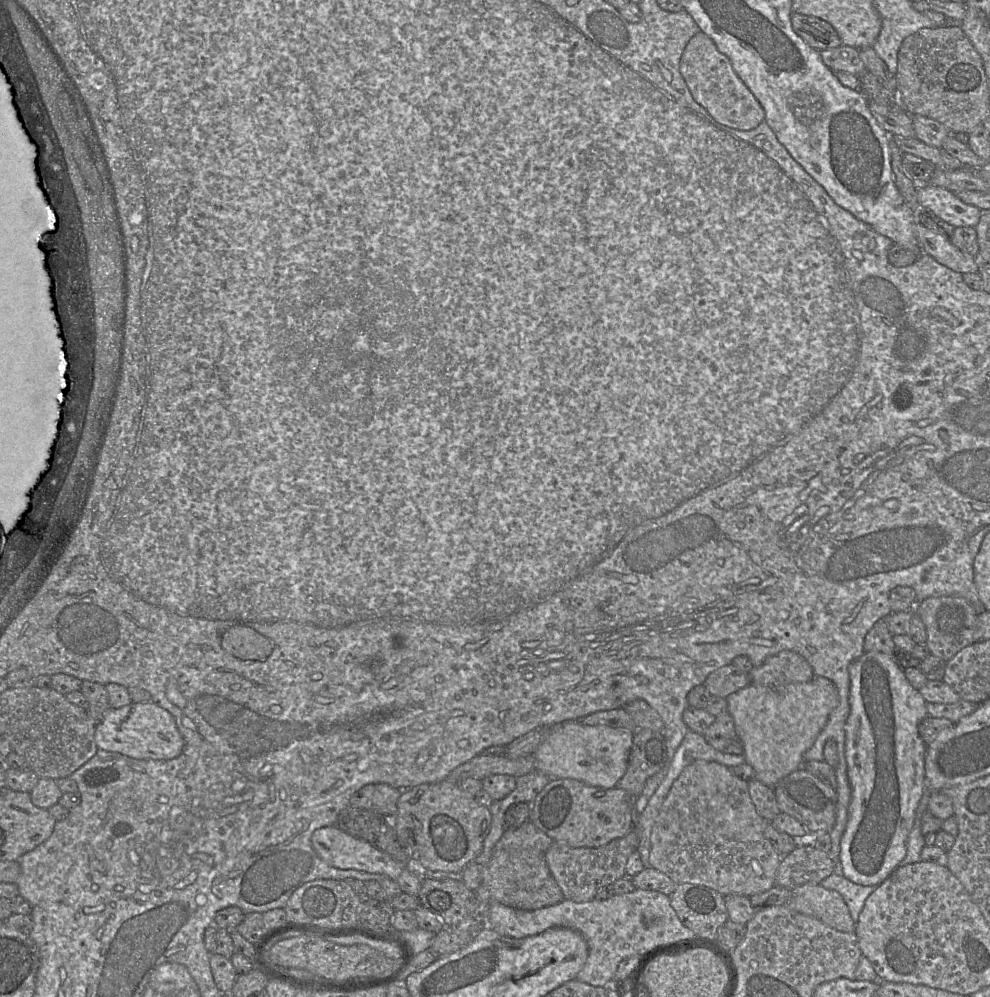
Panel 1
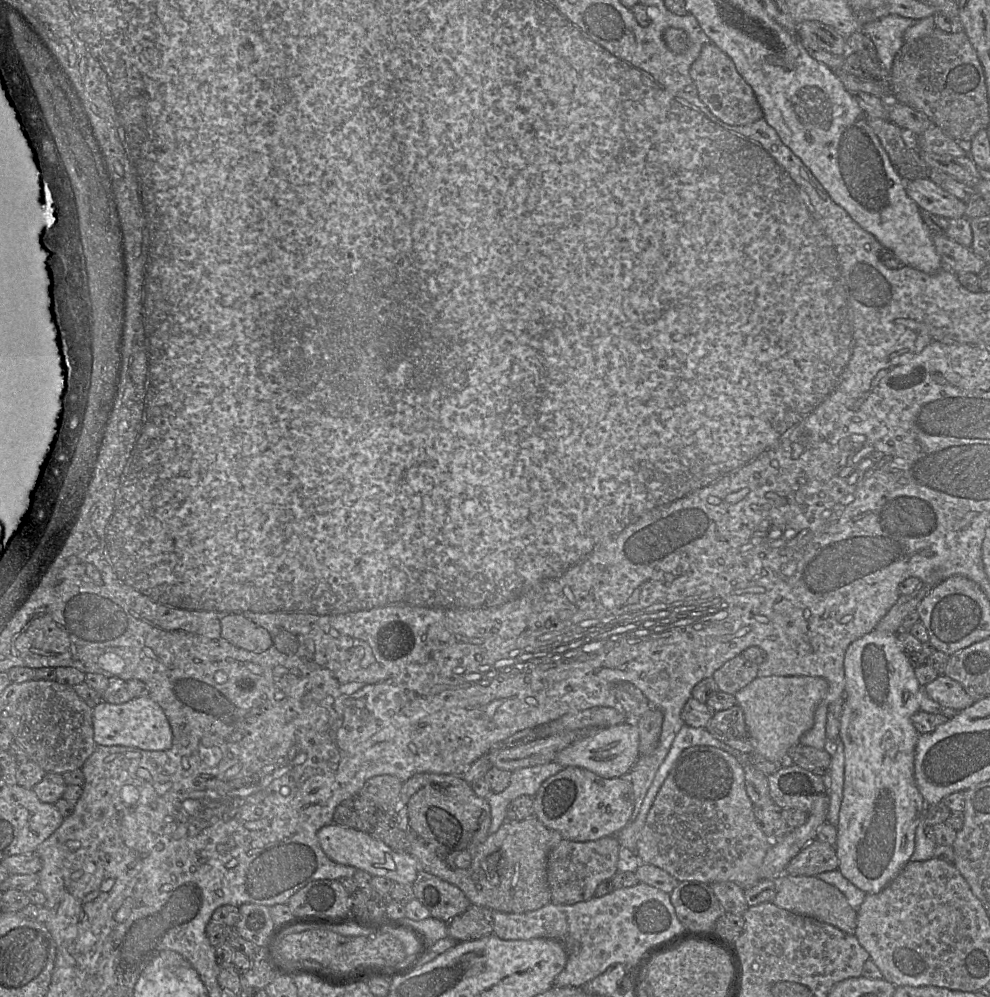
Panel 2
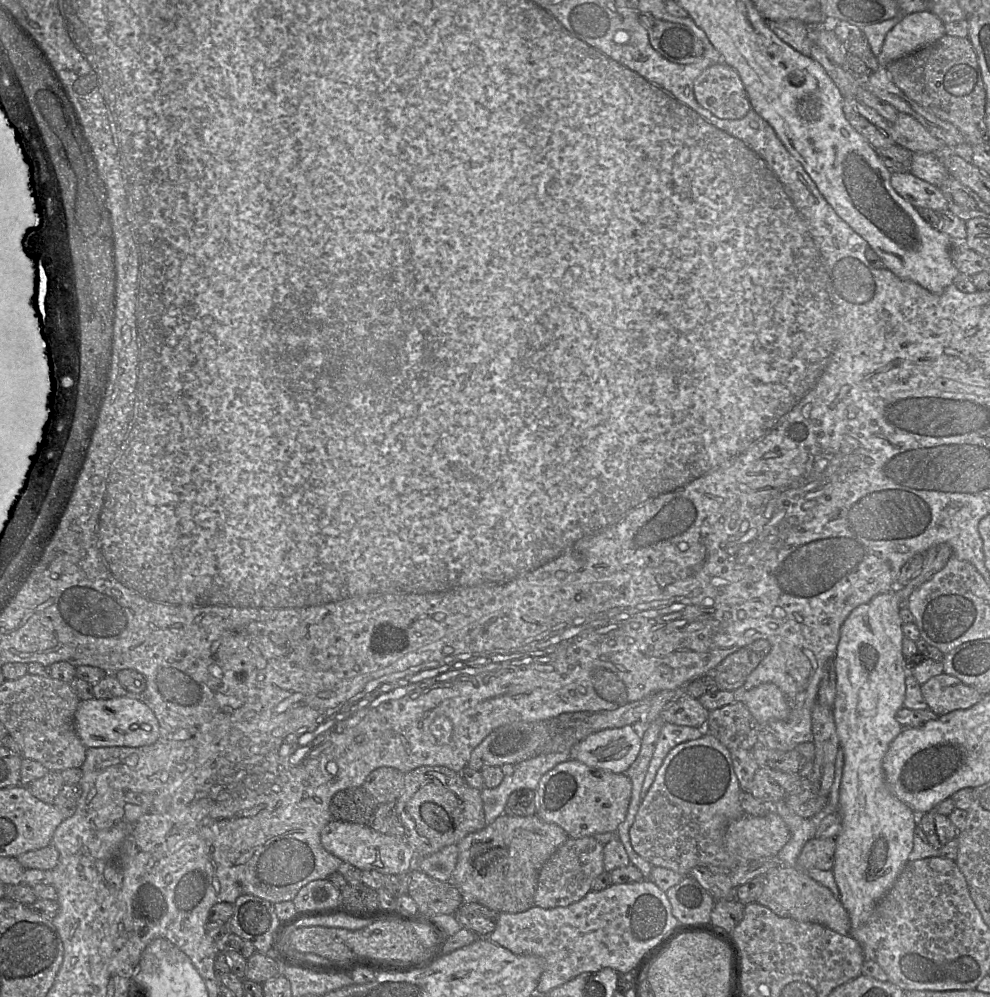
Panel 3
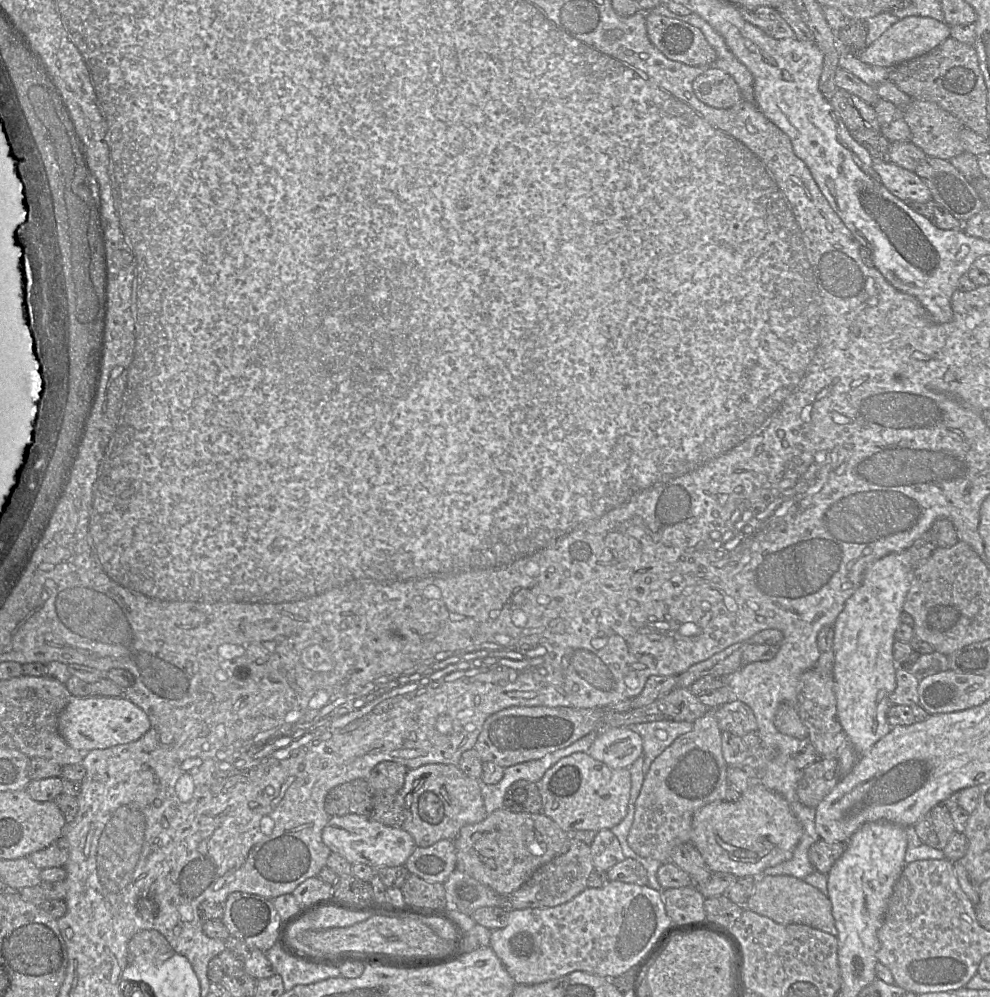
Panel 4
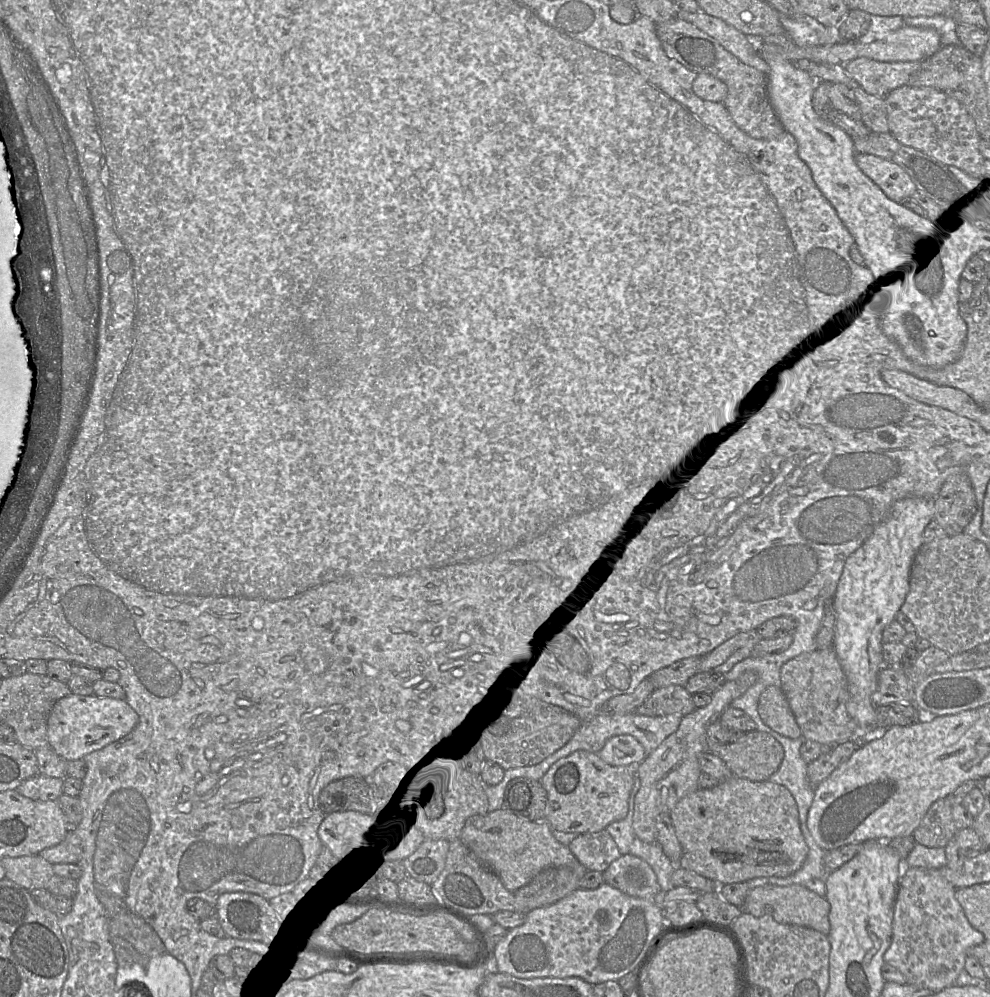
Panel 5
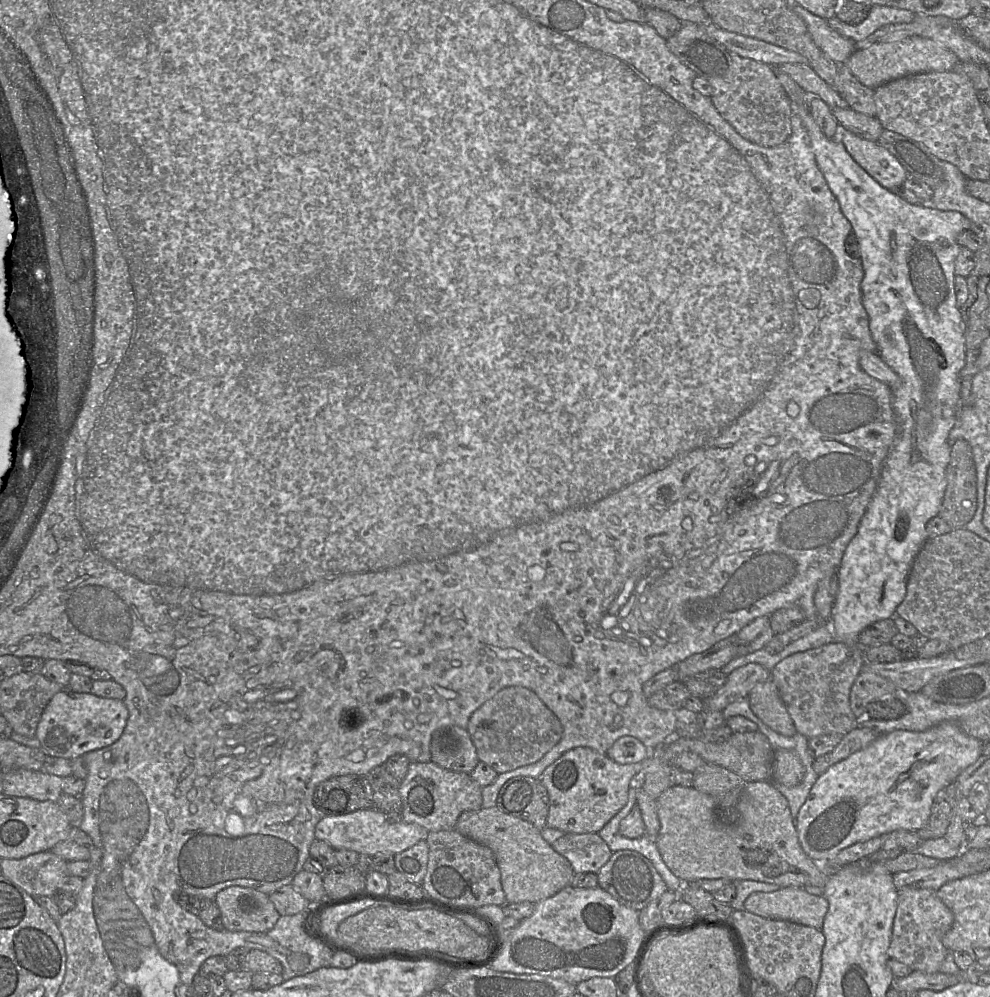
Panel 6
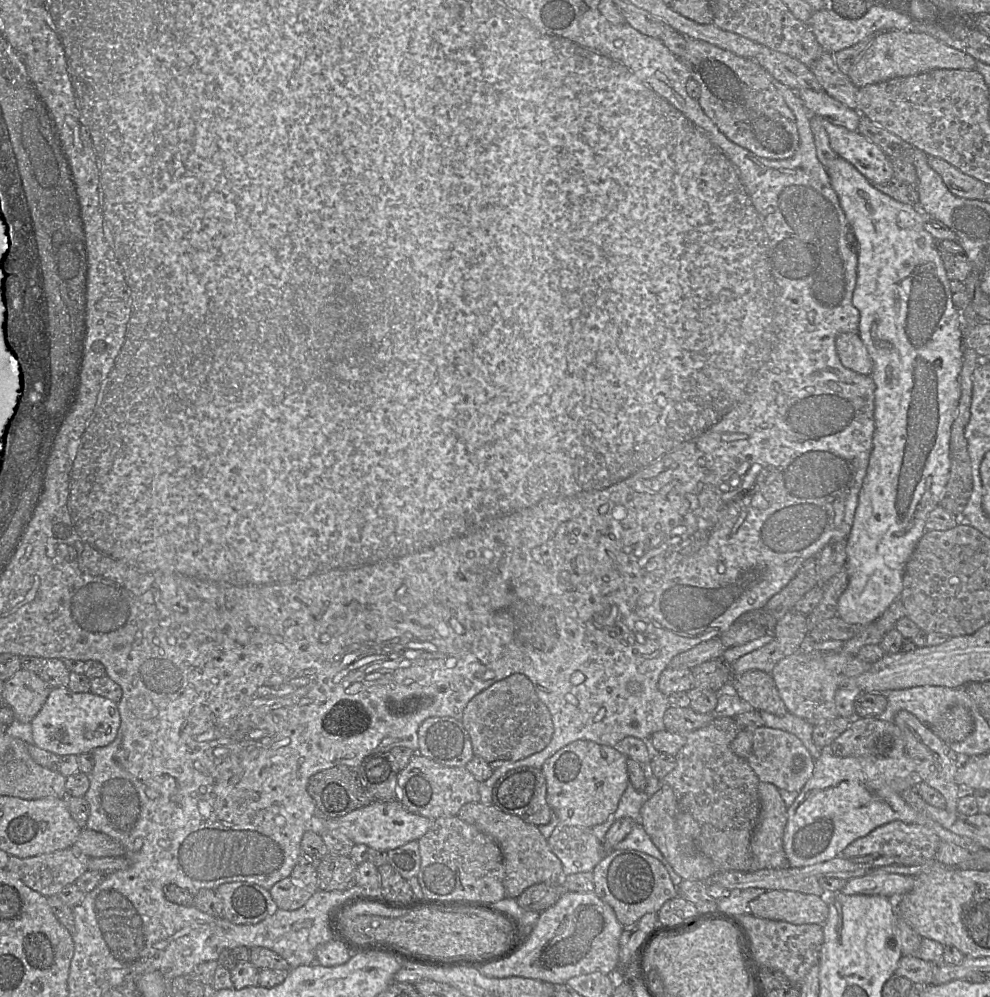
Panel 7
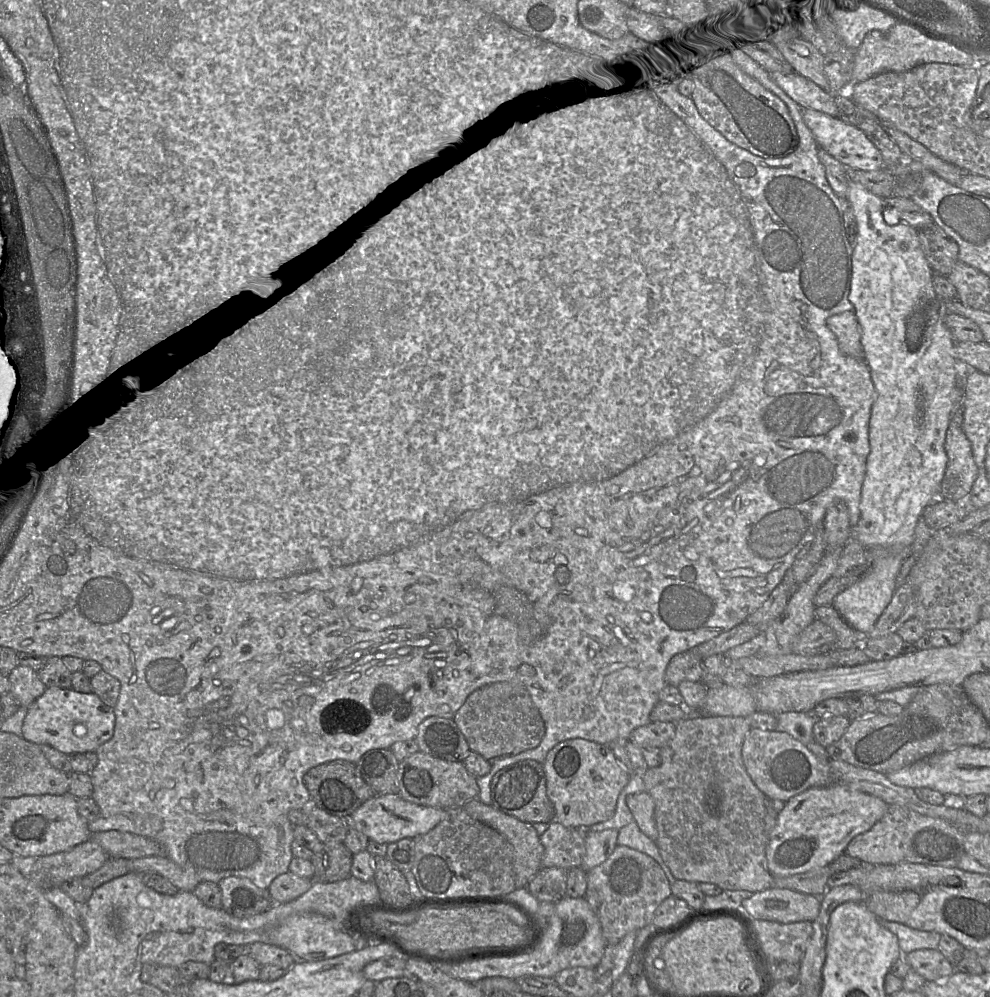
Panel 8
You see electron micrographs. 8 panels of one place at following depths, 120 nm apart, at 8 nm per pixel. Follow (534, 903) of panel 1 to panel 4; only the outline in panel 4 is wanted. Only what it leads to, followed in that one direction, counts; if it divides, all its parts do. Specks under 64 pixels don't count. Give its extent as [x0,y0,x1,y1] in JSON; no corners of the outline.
[453,809,570,894]

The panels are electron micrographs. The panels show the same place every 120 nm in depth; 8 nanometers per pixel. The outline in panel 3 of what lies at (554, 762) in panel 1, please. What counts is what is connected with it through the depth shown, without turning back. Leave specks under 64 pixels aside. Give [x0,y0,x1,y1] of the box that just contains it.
[571,725,641,773]

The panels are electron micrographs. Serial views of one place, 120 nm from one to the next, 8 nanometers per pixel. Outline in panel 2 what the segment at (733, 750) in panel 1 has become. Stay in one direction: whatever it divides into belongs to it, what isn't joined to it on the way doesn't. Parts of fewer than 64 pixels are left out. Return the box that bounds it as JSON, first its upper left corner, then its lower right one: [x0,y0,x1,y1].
[705,704,754,754]

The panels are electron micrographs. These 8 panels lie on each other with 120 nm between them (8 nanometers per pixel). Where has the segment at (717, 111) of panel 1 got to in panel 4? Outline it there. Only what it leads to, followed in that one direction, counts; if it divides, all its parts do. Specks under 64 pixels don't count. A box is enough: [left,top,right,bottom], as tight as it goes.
[692,69,745,109]

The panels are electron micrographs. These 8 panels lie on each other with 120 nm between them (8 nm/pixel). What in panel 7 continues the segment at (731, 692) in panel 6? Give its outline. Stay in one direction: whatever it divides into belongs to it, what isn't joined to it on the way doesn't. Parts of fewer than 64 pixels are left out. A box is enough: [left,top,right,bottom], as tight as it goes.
[731,609,808,677]

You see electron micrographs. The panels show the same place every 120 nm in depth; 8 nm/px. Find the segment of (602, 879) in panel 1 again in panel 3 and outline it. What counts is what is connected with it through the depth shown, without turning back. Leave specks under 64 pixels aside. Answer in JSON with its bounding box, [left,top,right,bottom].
[534,837,604,909]

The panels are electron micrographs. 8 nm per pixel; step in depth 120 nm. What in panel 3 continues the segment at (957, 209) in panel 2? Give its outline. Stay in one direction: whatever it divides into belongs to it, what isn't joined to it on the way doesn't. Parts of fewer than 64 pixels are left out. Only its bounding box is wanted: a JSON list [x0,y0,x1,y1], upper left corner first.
[890,172,948,212]

